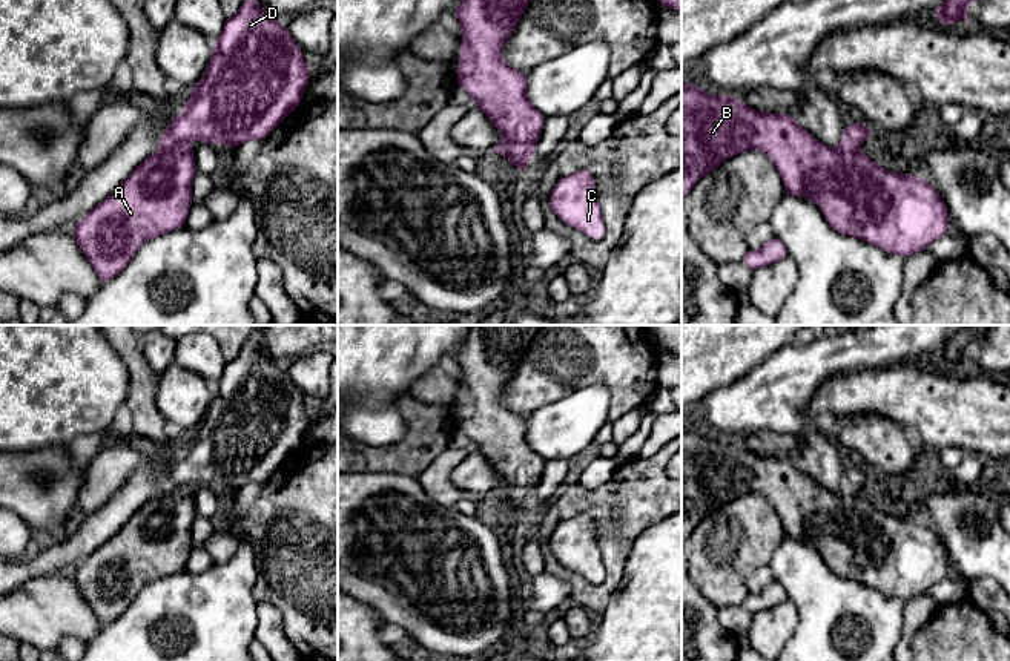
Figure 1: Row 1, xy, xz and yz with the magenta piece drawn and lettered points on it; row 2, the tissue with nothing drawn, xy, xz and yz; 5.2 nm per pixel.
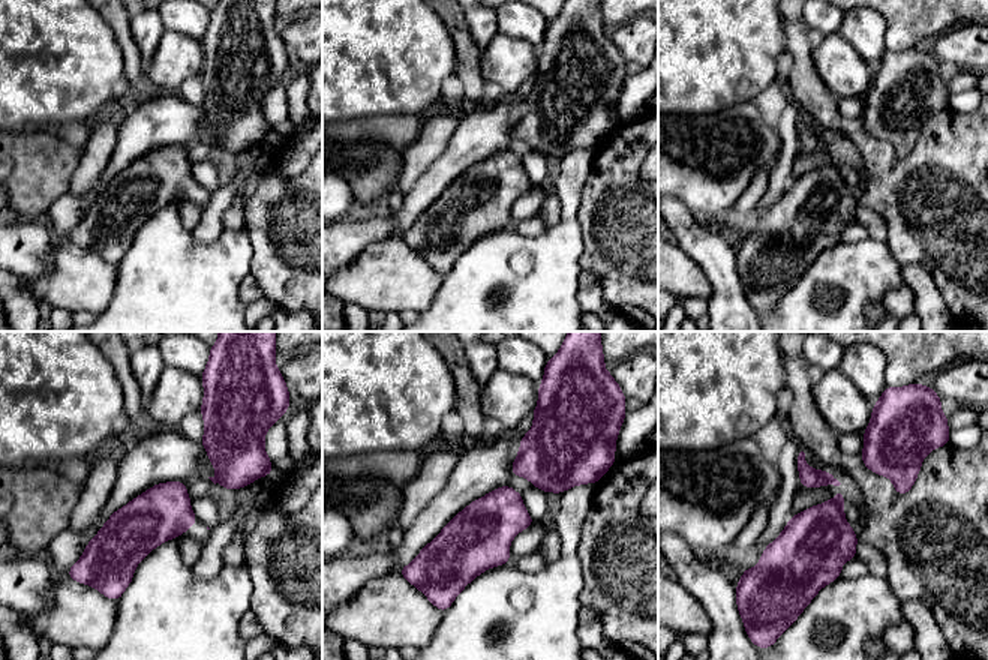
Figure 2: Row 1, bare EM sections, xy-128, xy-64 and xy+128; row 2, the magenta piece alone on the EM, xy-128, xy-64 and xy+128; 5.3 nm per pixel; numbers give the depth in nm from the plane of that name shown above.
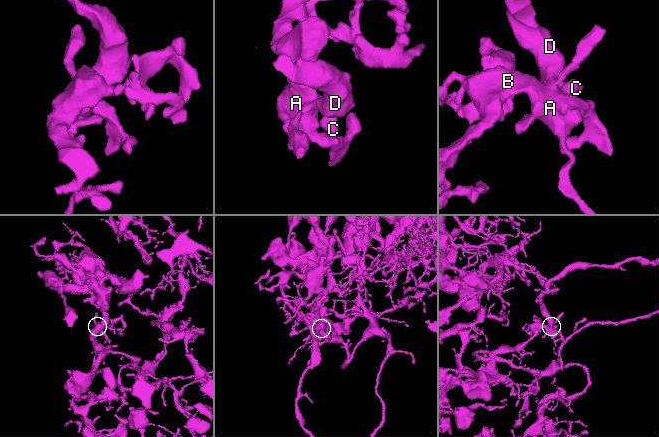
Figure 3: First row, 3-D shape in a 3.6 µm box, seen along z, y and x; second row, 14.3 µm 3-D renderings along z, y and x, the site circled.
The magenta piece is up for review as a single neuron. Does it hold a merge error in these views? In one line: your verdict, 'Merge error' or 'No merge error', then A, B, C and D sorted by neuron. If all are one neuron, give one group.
No merge error. Groups: A B C D

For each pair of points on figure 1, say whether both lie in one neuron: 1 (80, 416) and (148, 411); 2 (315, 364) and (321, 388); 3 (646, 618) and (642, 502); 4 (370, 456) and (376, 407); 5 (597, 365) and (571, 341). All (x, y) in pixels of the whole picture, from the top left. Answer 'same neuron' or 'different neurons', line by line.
1: different neurons
2: same neuron
3: different neurons
4: different neurons
5: same neuron

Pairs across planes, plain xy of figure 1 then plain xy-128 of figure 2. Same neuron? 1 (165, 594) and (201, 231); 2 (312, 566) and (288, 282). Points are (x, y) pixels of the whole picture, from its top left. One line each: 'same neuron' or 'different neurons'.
1: different neurons
2: same neuron

